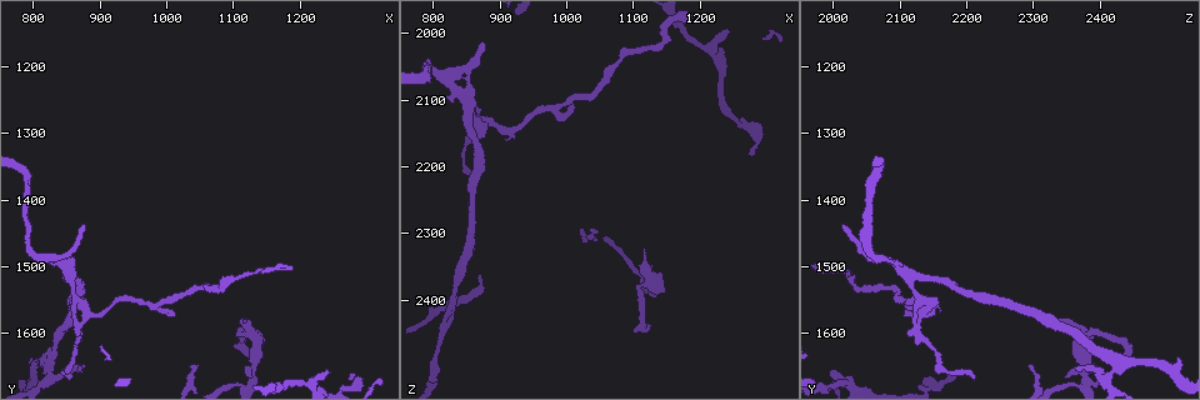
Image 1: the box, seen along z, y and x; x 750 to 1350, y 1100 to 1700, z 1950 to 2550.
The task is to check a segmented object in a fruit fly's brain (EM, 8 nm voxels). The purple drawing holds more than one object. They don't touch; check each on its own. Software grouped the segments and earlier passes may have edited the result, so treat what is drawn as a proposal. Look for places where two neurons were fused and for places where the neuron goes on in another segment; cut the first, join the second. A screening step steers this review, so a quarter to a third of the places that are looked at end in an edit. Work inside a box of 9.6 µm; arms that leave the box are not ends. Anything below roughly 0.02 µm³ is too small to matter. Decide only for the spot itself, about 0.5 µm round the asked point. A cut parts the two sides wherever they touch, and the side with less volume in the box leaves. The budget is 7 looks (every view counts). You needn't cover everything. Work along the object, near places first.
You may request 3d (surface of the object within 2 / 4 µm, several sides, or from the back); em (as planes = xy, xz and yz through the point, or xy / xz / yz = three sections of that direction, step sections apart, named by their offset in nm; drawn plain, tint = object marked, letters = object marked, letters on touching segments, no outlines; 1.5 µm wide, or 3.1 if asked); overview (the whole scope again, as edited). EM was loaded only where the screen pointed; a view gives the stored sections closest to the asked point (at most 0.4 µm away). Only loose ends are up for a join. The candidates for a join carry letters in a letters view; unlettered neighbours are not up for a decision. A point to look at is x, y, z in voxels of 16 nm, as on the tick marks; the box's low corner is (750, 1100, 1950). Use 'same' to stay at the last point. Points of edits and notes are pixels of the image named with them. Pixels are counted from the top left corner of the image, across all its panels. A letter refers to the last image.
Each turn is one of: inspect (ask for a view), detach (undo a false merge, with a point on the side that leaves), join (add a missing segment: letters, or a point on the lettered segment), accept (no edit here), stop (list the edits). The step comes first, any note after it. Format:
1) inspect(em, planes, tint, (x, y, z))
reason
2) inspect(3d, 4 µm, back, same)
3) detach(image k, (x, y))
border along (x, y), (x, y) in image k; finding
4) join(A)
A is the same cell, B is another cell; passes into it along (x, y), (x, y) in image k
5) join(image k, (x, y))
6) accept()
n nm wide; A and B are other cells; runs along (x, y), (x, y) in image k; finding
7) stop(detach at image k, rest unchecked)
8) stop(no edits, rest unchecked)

inspect(em, planes, letters, (1245, 1655, 2000))
free end

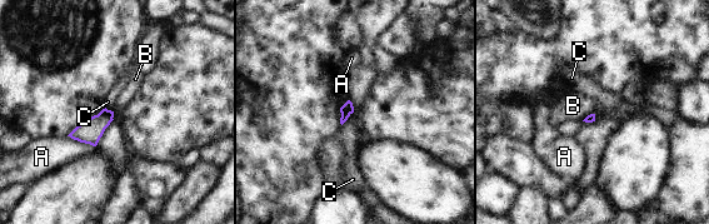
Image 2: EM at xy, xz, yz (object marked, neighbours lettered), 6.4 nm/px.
accept()
A, B and C are other cells; none of them fits

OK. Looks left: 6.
inspect(3d, 4 µm, (1050, 1645, 2295))
long arm stops here

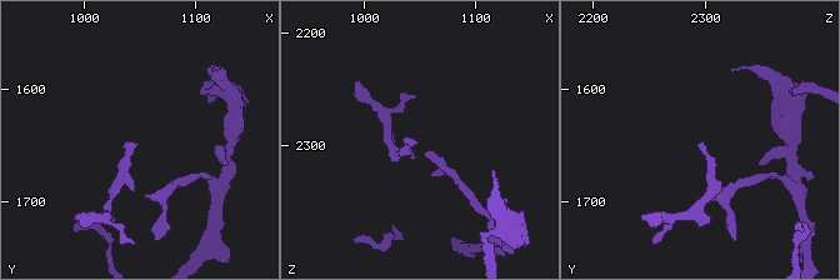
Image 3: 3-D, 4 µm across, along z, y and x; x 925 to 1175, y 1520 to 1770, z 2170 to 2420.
inspect(em, planes, letters, (1048, 1648, 2296))

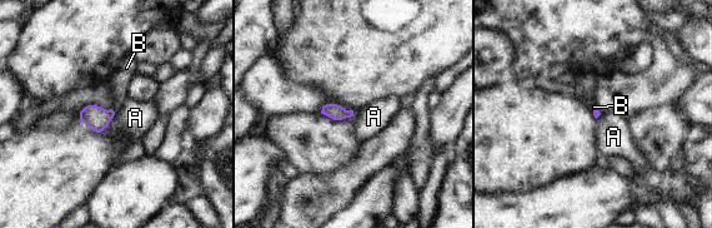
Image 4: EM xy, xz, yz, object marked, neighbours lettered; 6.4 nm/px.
join(B)
B is the same cell, A is another cell; passes into it along (96, 118), (114, 112), (123, 74) in image 4; it goes on there

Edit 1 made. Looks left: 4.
inspect(overview)
redraw

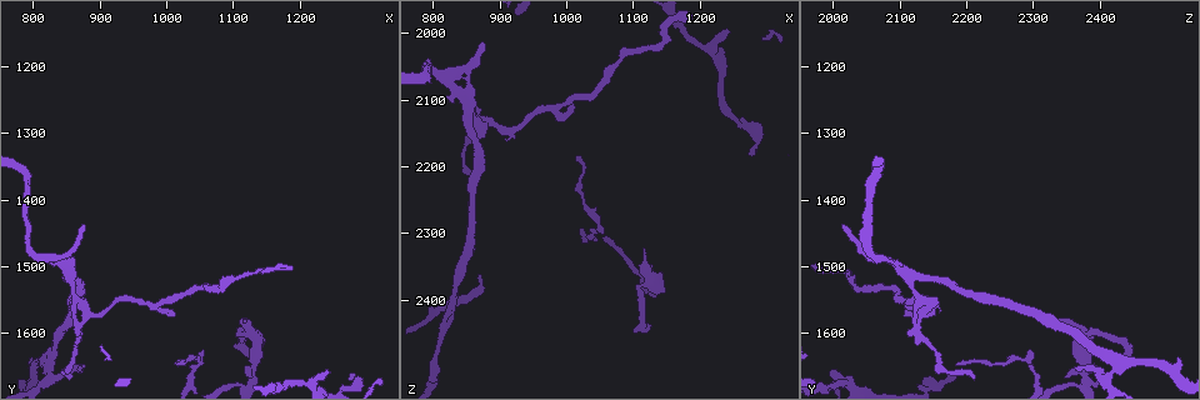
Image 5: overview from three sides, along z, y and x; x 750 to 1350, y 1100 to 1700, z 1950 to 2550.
inspect(em, planes, letters, (870, 1655, 2360))

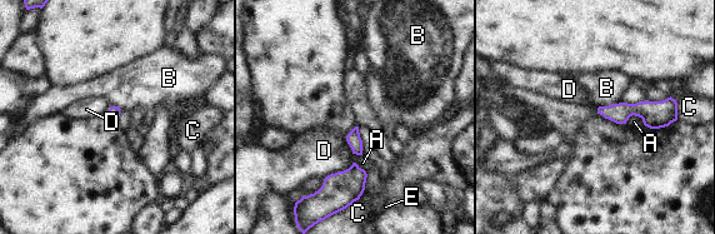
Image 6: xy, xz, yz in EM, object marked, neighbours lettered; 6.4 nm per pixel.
accept()
A, B, C, D and E are other cells; border along (353, 163), (324, 179) in image 6; no lettered segment goes on from it

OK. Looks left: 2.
stop(join at image 4, rest unchecked)

